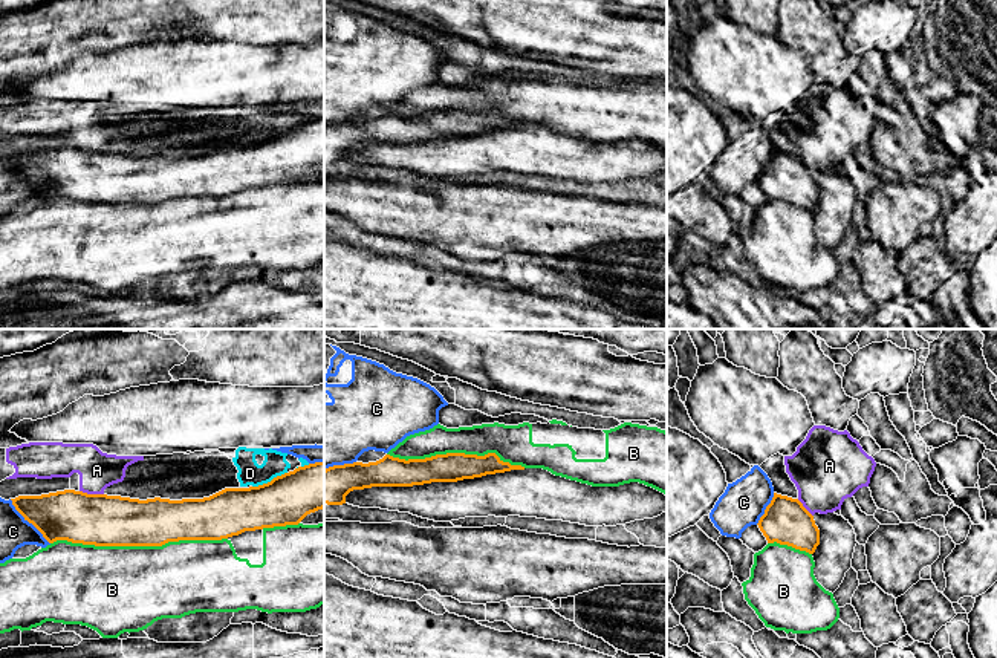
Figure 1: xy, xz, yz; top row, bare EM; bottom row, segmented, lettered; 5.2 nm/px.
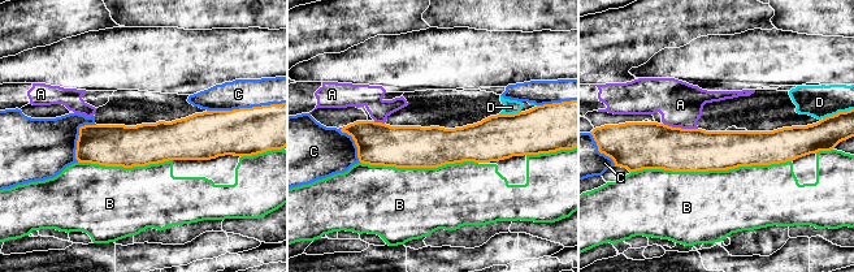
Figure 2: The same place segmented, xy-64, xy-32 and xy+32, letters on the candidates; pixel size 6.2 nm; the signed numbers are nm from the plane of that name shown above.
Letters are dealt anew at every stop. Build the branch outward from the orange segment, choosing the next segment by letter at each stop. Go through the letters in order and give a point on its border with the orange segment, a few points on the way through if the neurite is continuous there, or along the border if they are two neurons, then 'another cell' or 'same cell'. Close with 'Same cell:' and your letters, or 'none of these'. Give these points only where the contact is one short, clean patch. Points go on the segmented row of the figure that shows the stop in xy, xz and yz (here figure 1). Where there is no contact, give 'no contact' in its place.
A: xy (92, 495) | along xy (80, 490), (103, 495) | another cell
B: xy (138, 545) | another cell
C: xy (29, 522) | another cell
D: xy (271, 481) | along xy (286, 472), (253, 487) | another cell
Same cell: none of these

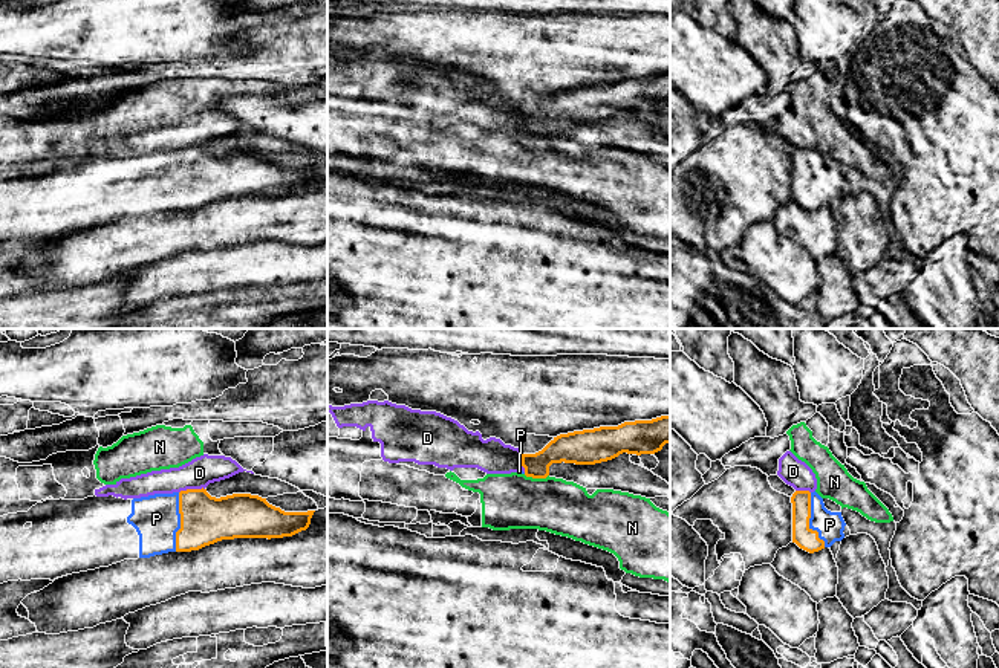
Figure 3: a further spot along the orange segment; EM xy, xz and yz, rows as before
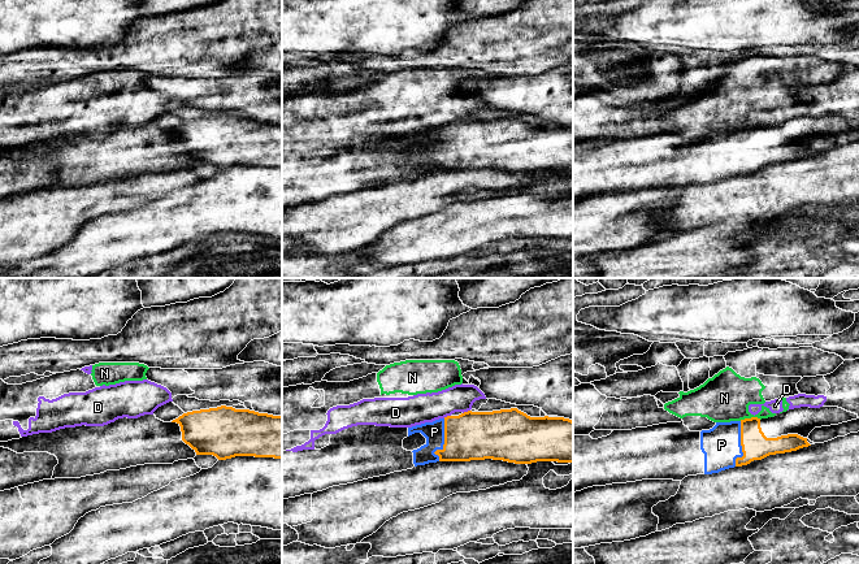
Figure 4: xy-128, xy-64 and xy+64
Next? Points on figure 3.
D: xy (191, 489) | along xy (204, 488), (187, 488), (179, 492) | another cell
N: xz (536, 477) | along xz (523, 474), (533, 477), (548, 476) | another cell
P: yz (808, 520) | across yz (807, 538), (808, 520), (829, 525) | same cell
Same cell: P

